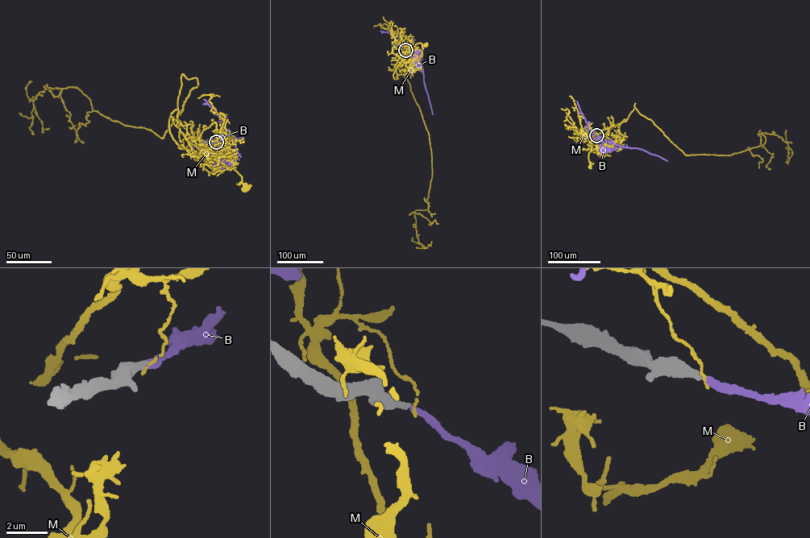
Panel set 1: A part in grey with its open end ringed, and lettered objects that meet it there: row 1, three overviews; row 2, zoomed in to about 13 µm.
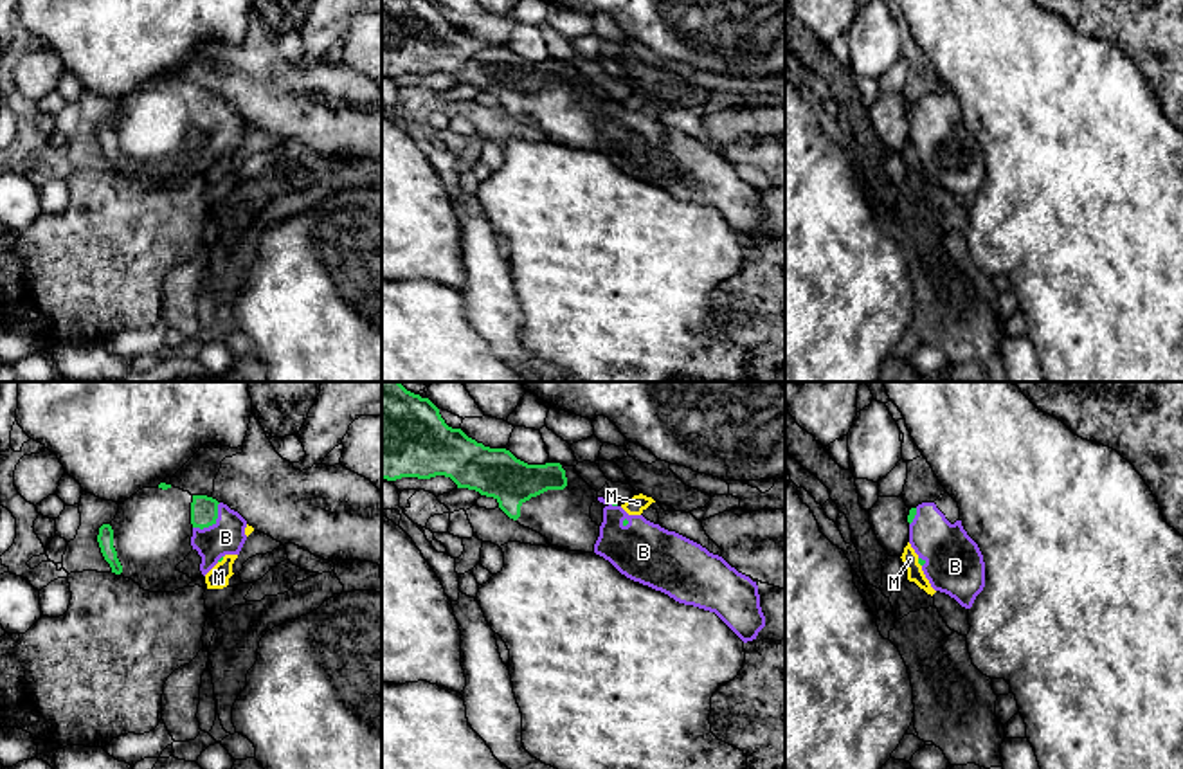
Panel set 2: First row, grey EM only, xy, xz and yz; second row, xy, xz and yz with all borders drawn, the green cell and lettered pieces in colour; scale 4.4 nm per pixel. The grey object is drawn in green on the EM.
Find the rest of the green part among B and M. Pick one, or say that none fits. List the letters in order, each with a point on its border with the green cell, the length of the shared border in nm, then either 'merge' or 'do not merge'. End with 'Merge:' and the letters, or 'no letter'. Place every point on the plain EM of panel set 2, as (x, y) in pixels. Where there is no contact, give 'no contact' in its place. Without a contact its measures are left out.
B: contact xy (213, 119); length 170 nm; merge
M: contact xy (220, 157); length 40 nm; do not merge
Merge: B

